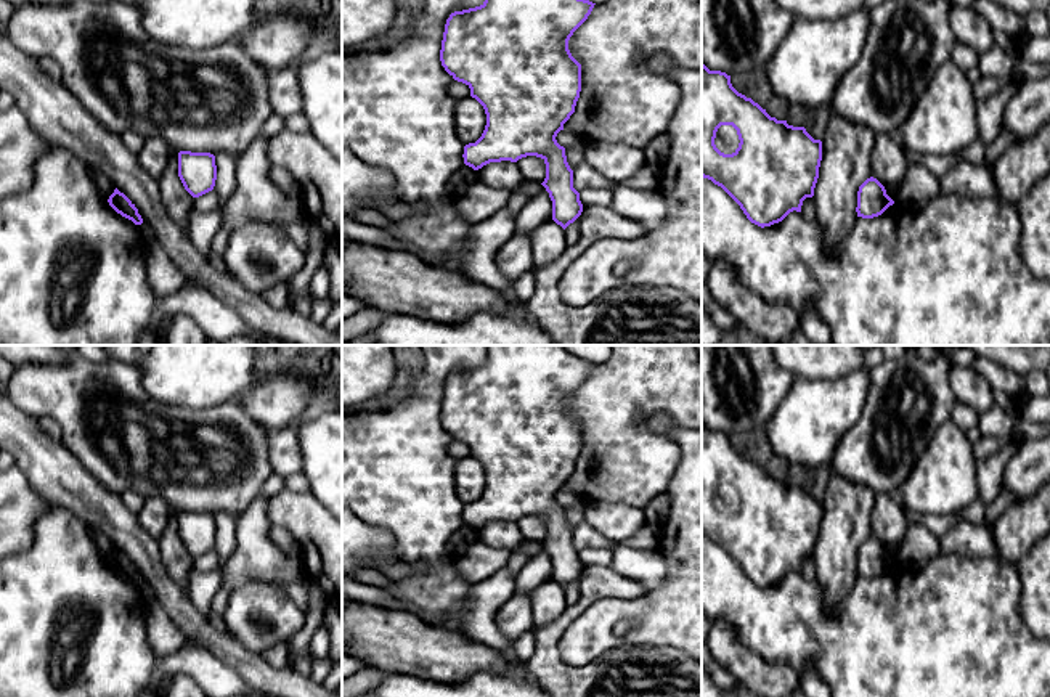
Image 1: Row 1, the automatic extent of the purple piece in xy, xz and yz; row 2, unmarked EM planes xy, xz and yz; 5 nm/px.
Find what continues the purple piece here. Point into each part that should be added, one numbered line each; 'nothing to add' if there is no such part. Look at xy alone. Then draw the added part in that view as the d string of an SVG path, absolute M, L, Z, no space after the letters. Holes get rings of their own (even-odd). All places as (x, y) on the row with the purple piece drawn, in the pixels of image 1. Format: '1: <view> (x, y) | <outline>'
nothing to add

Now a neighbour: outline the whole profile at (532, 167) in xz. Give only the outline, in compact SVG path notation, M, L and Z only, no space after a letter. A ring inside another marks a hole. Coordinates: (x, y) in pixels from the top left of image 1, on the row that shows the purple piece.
M527 156L517 161L525 180L543 183L546 178L546 164L544 159L536 156Z

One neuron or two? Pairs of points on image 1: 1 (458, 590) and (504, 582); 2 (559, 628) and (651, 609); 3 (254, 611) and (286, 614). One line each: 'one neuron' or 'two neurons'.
1: two neurons
2: two neurons
3: one neuron

